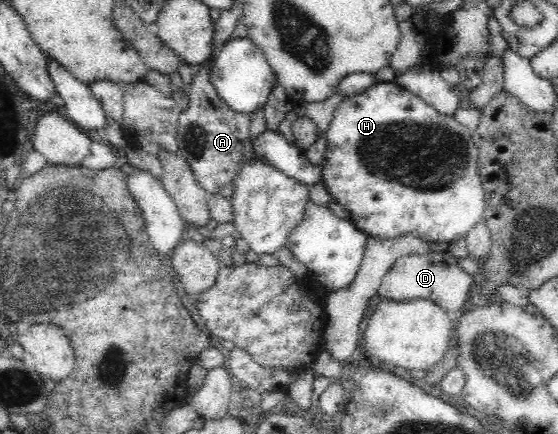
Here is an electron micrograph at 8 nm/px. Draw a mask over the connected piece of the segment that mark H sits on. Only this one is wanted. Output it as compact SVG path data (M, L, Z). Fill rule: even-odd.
M395 81L377 82L369 89L349 97L346 97L334 110L333 119L326 130L326 151L321 163L322 180L332 200L339 203L351 215L351 222L360 231L369 237L382 241L394 240L397 237L415 235L433 248L444 248L451 242L465 238L465 235L475 225L484 220L484 190L478 171L478 149L473 141L473 132L461 125L453 116L448 116L437 111L432 105L424 102L417 94L413 94L407 88L401 87Z

